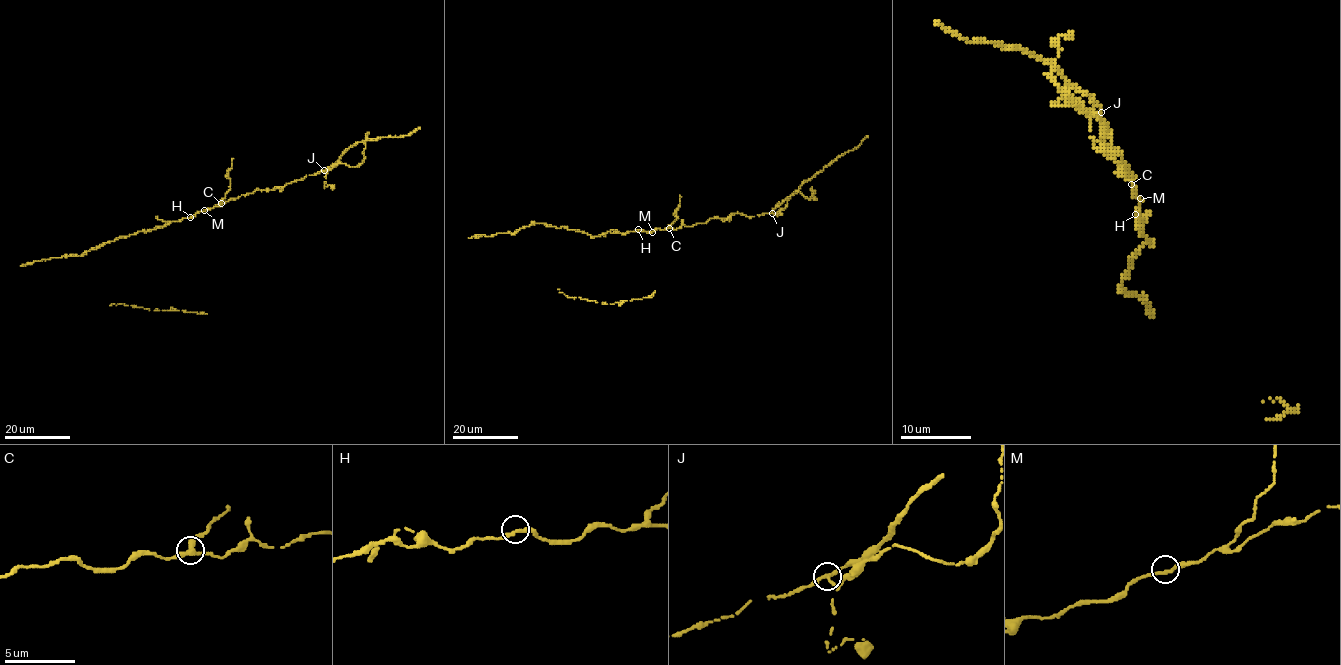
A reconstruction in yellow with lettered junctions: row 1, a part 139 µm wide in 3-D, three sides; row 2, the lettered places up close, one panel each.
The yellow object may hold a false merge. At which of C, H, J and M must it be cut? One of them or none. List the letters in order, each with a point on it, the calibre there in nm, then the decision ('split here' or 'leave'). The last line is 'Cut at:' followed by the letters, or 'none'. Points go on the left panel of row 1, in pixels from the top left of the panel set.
C: place (221, 203); calibre 200 nm; leave
H: place (190, 217); calibre 300 nm; leave
J: place (324, 170); calibre 240 nm; split here
M: place (204, 210); calibre 280 nm; leave
Cut at: J

